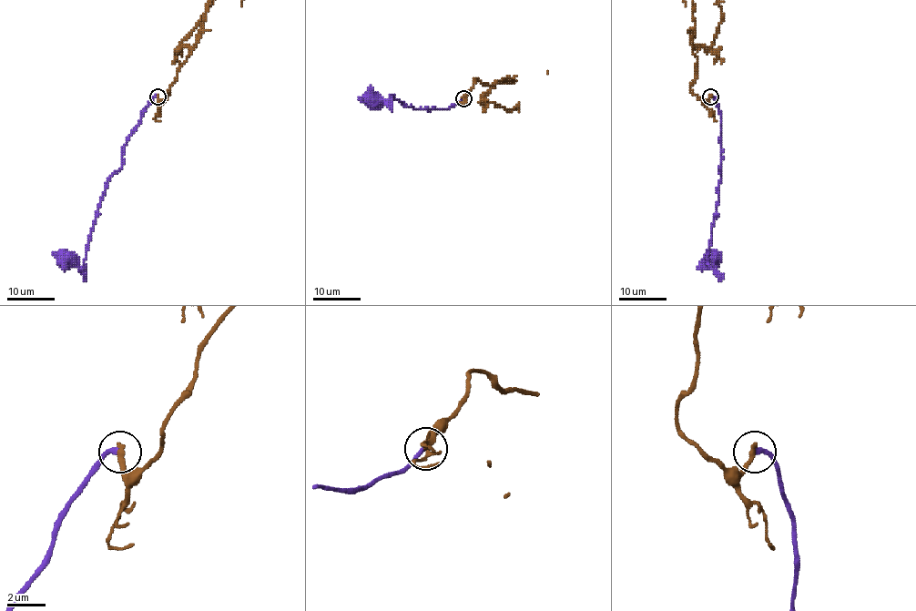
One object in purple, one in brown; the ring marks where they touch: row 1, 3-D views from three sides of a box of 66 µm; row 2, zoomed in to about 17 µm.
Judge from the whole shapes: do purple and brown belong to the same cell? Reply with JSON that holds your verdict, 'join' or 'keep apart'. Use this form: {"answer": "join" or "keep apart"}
{"answer": "join"}

